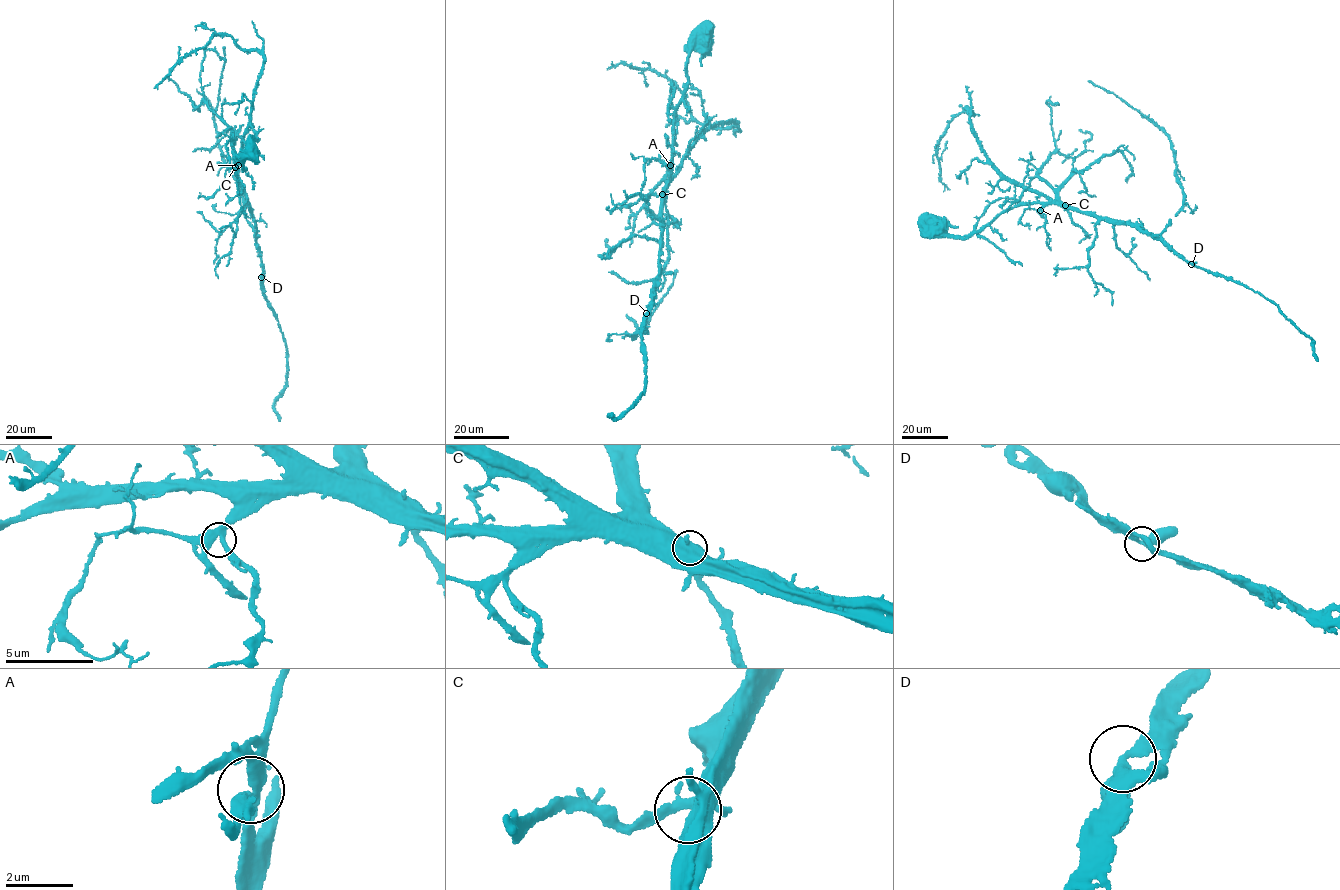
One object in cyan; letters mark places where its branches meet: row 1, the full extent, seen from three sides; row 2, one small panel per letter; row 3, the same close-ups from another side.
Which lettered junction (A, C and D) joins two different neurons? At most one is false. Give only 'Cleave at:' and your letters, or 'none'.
Cleave at: none

